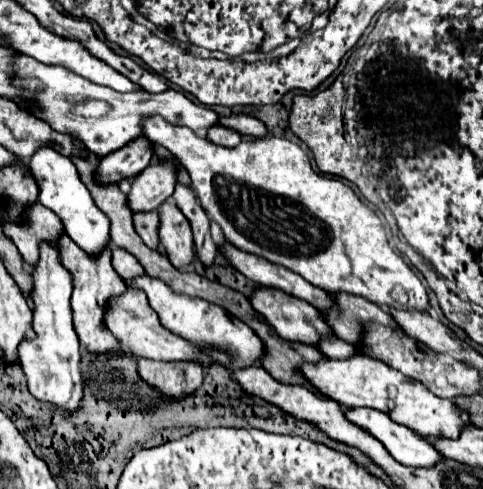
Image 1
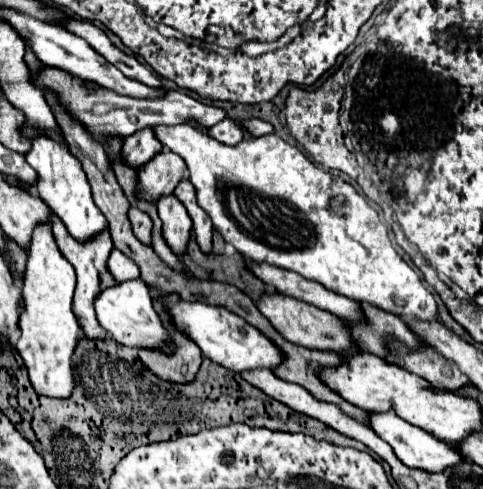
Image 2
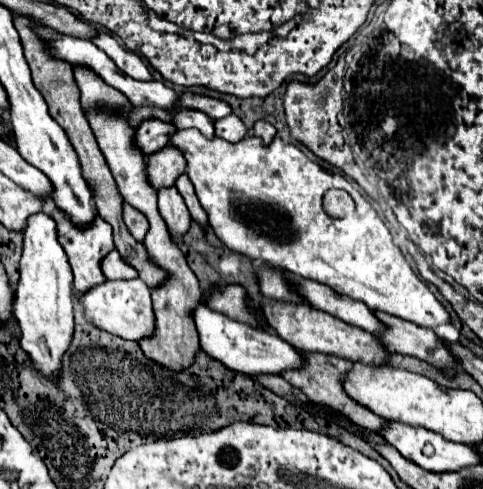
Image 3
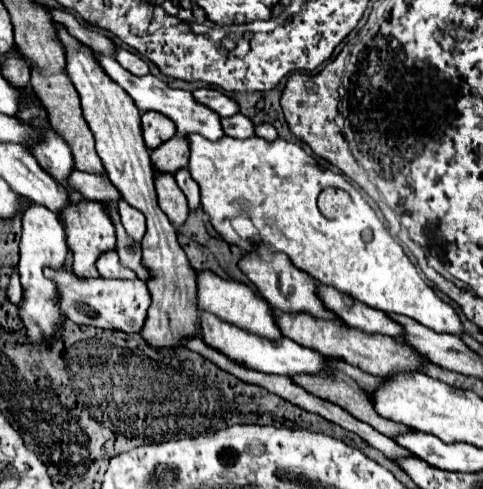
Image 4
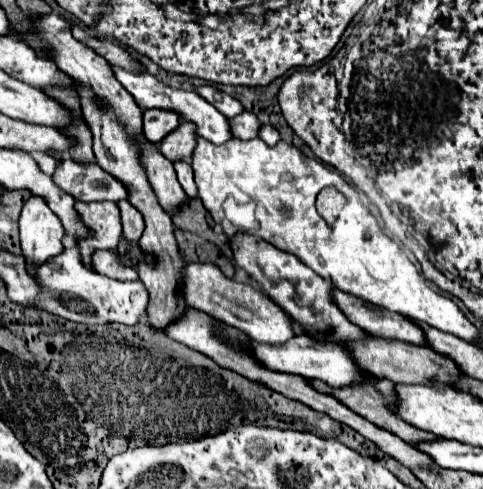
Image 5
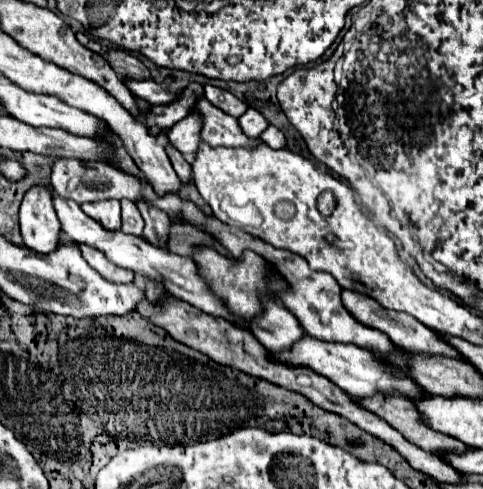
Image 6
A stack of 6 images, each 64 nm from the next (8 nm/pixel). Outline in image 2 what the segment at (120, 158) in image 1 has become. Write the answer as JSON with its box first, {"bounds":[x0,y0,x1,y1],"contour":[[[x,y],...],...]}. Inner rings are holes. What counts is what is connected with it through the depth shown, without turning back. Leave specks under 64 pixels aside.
{"bounds":[120,128,162,170],"contour":[[[144,128],[124,140],[124,152],[120,152],[120,156],[124,156],[128,164],[136,164],[138,170],[146,162],[150,162],[160,150],[162,150],[160,140],[156,140],[152,128]]]}

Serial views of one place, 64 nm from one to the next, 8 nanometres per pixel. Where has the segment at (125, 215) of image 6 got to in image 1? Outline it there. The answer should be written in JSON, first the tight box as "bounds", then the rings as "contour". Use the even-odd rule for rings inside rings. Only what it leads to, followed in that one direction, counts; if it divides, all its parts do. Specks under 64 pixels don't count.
{"bounds":[134,212,160,250],"contour":[[[140,212],[134,214],[134,228],[144,240],[144,244],[152,250],[158,250],[160,238],[158,238],[158,228],[160,228],[160,216],[158,212]]]}

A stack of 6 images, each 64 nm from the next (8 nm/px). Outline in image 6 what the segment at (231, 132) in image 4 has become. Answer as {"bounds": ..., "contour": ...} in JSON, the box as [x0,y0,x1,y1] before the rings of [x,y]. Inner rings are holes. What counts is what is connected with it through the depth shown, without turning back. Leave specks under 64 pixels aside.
{"bounds":[238,108,268,138],"contour":[[[248,108],[240,118],[238,118],[238,124],[240,124],[240,130],[248,136],[248,138],[258,138],[266,128],[268,128],[268,122],[266,118],[254,110],[254,108]]]}

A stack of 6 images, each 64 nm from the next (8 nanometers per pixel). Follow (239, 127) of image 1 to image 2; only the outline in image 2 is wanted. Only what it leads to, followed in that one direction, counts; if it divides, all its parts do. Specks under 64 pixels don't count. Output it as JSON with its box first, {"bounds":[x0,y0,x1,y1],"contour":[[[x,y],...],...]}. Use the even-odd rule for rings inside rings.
{"bounds":[238,118,274,136],"contour":[[[252,118],[252,120],[246,120],[246,122],[238,122],[244,130],[248,130],[252,136],[266,136],[266,134],[272,134],[274,128],[272,124],[264,122],[264,120],[258,120],[258,118]]]}

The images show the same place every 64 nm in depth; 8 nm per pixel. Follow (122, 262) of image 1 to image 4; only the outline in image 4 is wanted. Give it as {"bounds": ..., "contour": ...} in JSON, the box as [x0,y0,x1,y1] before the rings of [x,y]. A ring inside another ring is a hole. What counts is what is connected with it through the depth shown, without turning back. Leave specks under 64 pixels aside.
{"bounds":[96,250,136,278],"contour":[[[112,250],[112,252],[104,252],[104,256],[98,258],[96,262],[98,266],[98,272],[102,278],[136,278],[136,272],[124,268],[118,260],[118,254]]]}

